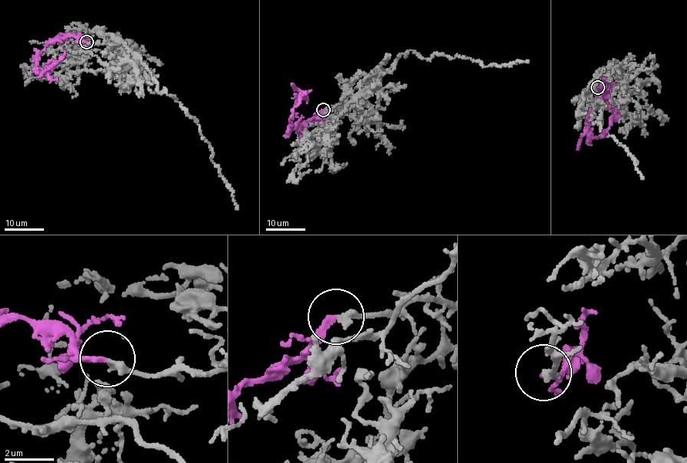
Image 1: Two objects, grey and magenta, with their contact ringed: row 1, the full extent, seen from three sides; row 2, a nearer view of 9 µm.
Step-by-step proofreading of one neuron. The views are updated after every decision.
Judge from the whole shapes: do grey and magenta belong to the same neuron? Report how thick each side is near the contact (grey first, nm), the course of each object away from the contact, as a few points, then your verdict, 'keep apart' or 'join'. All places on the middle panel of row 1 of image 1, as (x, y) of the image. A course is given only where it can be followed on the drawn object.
calibres 300 and 240 nm; course grey (323, 109), (348, 107), (409, 51), (428, 59), (438, 53), (458, 55), (484, 66), (529, 62); course magenta (323, 109), (310, 119), (292, 126), (289, 132), (292, 125), (293, 109), (304, 96), (306, 103); join

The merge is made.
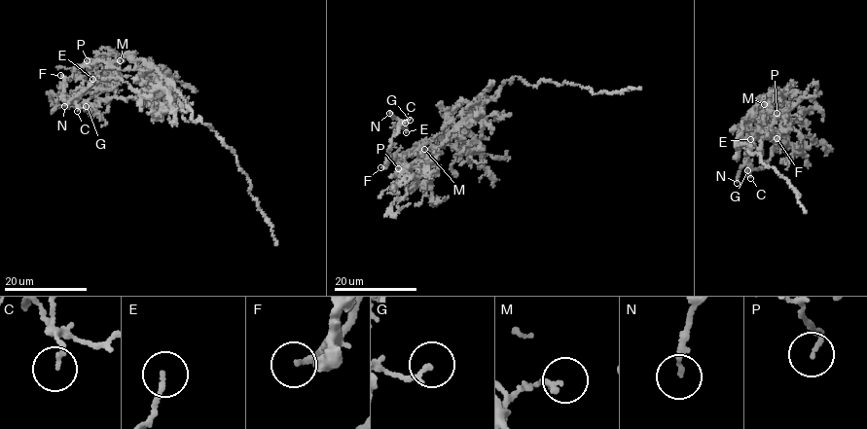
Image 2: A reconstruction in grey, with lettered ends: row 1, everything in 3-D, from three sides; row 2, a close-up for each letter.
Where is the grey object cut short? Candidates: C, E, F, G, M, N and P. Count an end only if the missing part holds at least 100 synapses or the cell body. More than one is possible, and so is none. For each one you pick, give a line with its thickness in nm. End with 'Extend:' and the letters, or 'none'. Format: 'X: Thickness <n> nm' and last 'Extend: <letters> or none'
Extend: none

